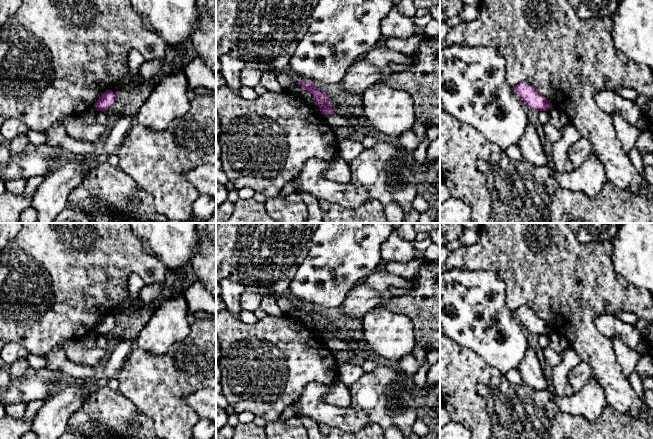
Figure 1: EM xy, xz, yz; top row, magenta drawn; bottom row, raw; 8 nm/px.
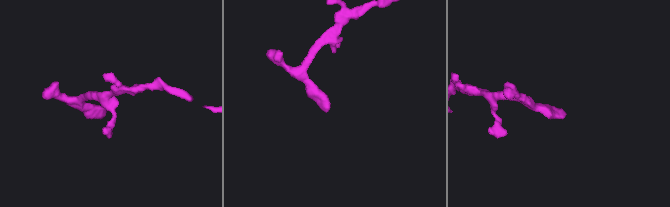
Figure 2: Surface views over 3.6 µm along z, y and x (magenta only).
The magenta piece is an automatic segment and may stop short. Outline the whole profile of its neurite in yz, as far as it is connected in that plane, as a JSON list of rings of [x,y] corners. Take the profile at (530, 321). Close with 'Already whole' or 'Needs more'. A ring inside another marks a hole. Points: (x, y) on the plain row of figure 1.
[[[521,306],[513,312],[516,318],[523,325],[524,329],[537,336],[548,335],[553,331],[543,319],[538,317],[531,309],[526,306]]]. Already whole

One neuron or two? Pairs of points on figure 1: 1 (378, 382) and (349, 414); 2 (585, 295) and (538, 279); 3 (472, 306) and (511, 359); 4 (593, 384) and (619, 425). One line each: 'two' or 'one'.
1: two
2: one
3: one
4: two

